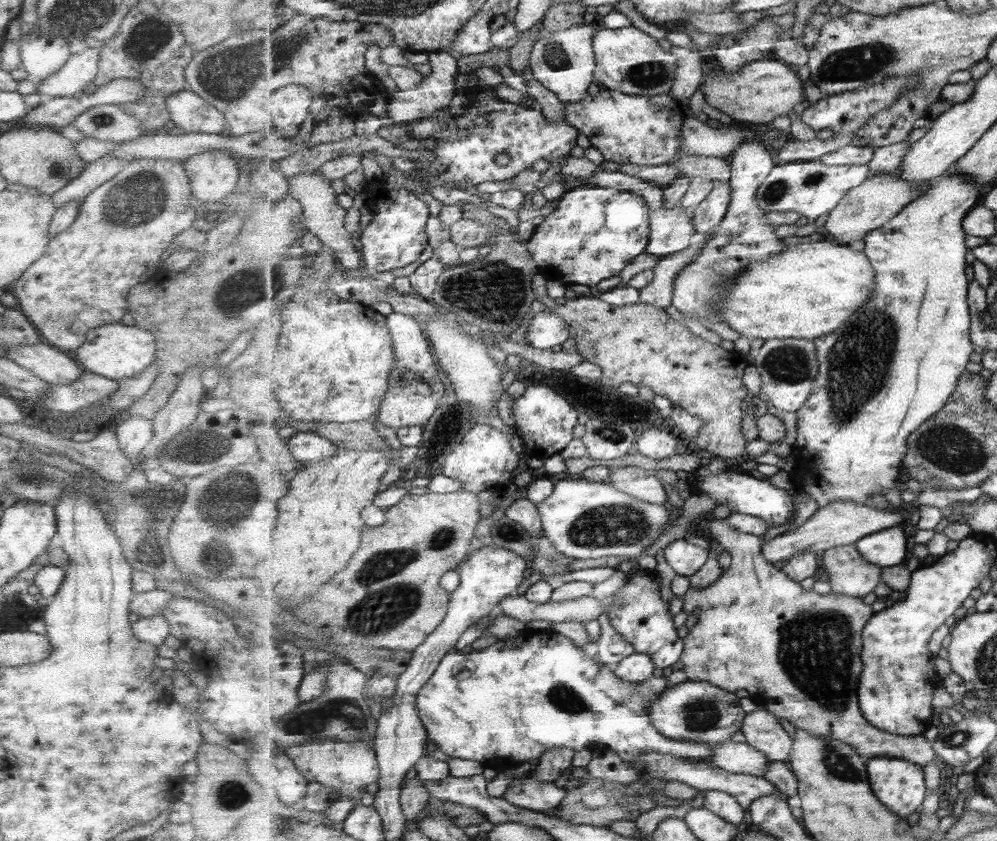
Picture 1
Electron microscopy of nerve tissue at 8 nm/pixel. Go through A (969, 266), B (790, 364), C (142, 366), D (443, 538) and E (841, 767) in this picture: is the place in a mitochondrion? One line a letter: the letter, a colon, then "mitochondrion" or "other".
A: other
B: mitochondrion
C: other
D: mitochondrion
E: mitochondrion

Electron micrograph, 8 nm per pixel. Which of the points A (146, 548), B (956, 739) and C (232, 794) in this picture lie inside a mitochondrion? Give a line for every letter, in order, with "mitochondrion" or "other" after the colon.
A: mitochondrion
B: mitochondrion
C: mitochondrion

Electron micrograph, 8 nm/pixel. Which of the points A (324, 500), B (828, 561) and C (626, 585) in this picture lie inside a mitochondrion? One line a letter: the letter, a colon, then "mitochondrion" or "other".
A: other
B: other
C: other

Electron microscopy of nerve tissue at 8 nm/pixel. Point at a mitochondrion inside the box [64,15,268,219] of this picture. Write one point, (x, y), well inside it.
(148, 38)

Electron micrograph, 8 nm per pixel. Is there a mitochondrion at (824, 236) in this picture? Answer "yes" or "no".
no

